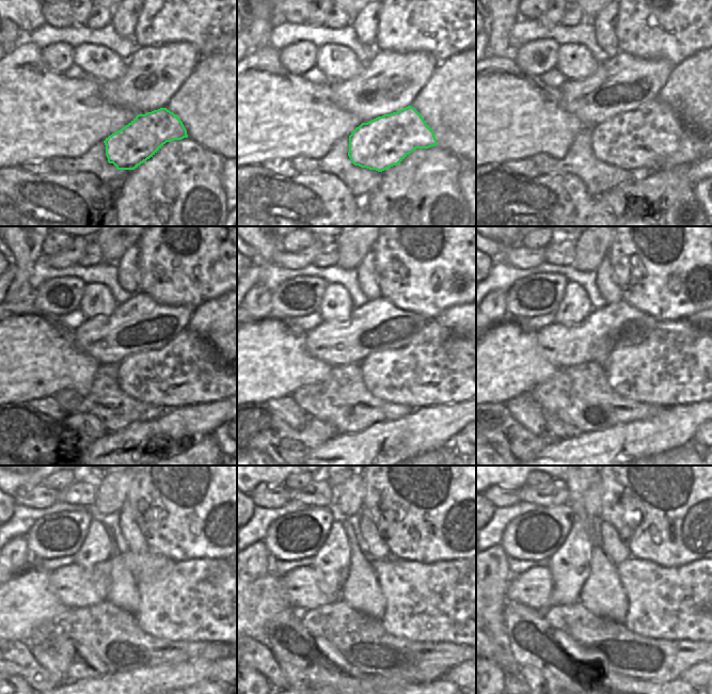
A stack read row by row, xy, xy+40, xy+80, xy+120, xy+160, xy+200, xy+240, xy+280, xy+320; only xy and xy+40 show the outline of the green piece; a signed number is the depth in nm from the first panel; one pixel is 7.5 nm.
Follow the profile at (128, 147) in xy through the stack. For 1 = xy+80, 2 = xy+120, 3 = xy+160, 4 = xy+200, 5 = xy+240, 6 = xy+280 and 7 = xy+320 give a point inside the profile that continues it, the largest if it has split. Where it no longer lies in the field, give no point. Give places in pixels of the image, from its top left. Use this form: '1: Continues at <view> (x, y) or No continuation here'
1: Continues at xy+80 (644, 140)
2: Continues at xy+120 (165, 377)
3: Continues at xy+160 (444, 371)
4: Continues at xy+200 (686, 373)
5: Continues at xy+240 (209, 612)
6: Continues at xy+280 (446, 613)
7: Continues at xy+320 (684, 611)

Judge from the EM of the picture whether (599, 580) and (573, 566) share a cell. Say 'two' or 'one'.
two

